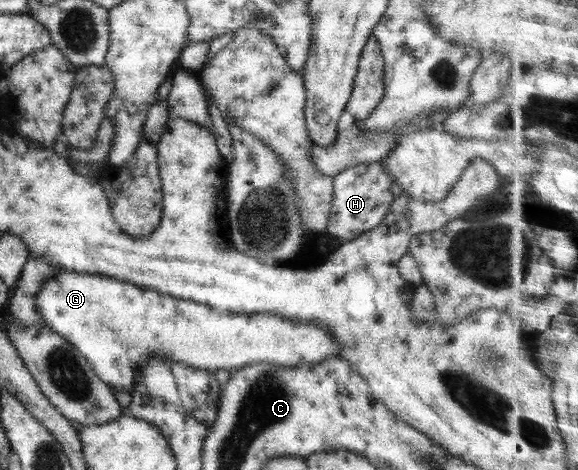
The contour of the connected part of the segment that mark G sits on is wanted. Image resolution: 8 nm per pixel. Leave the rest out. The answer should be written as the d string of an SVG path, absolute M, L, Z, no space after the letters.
M59 269L57 275L43 281L36 293L37 310L45 323L68 340L87 359L93 372L112 390L132 391L137 369L151 355L165 355L189 366L217 372L219 368L236 371L253 363L279 363L296 367L320 363L324 358L339 357L339 348L333 336L317 324L303 324L275 314L232 314L209 308L189 300L177 300L161 295L148 287L139 287L125 281L91 274Z

